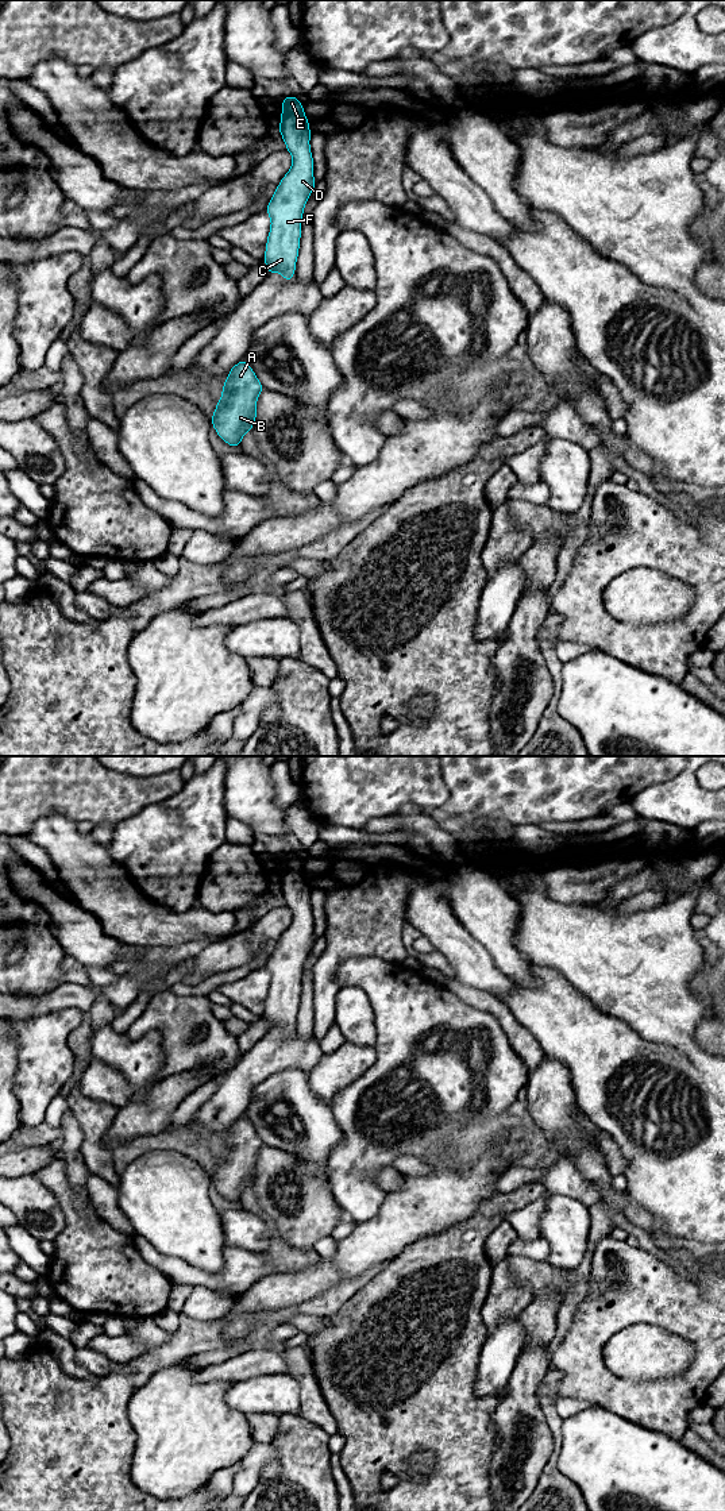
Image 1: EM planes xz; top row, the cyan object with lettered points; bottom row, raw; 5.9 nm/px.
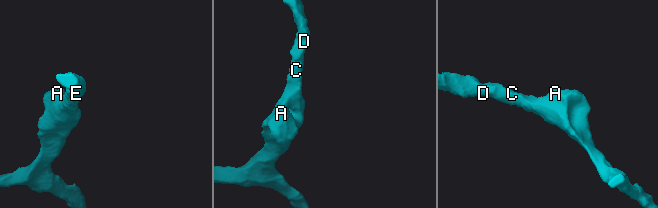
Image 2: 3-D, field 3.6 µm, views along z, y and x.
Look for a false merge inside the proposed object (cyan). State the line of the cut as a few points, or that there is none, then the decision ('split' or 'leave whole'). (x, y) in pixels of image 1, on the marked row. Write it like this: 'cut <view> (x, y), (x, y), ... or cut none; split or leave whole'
cut none; leave whole

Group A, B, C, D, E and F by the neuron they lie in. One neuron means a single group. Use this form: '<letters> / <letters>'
A B C D E F

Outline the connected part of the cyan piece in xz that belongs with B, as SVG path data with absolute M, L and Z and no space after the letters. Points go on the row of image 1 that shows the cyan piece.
M246 359L228 370L221 388L223 394L211 417L212 427L224 443L239 450L244 433L252 431L257 400L265 388Z

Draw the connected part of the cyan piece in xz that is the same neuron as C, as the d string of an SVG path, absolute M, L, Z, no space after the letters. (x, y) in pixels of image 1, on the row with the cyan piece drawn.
M296 96L281 99L281 124L277 128L292 154L293 163L270 198L266 213L271 219L263 262L267 275L282 273L289 284L296 274L305 204L313 192L313 155L311 153L309 120Z

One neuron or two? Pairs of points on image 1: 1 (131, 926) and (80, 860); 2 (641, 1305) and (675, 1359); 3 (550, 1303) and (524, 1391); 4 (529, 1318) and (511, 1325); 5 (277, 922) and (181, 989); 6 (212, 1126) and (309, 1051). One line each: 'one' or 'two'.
1: one
2: two
3: one
4: two
5: two
6: one

